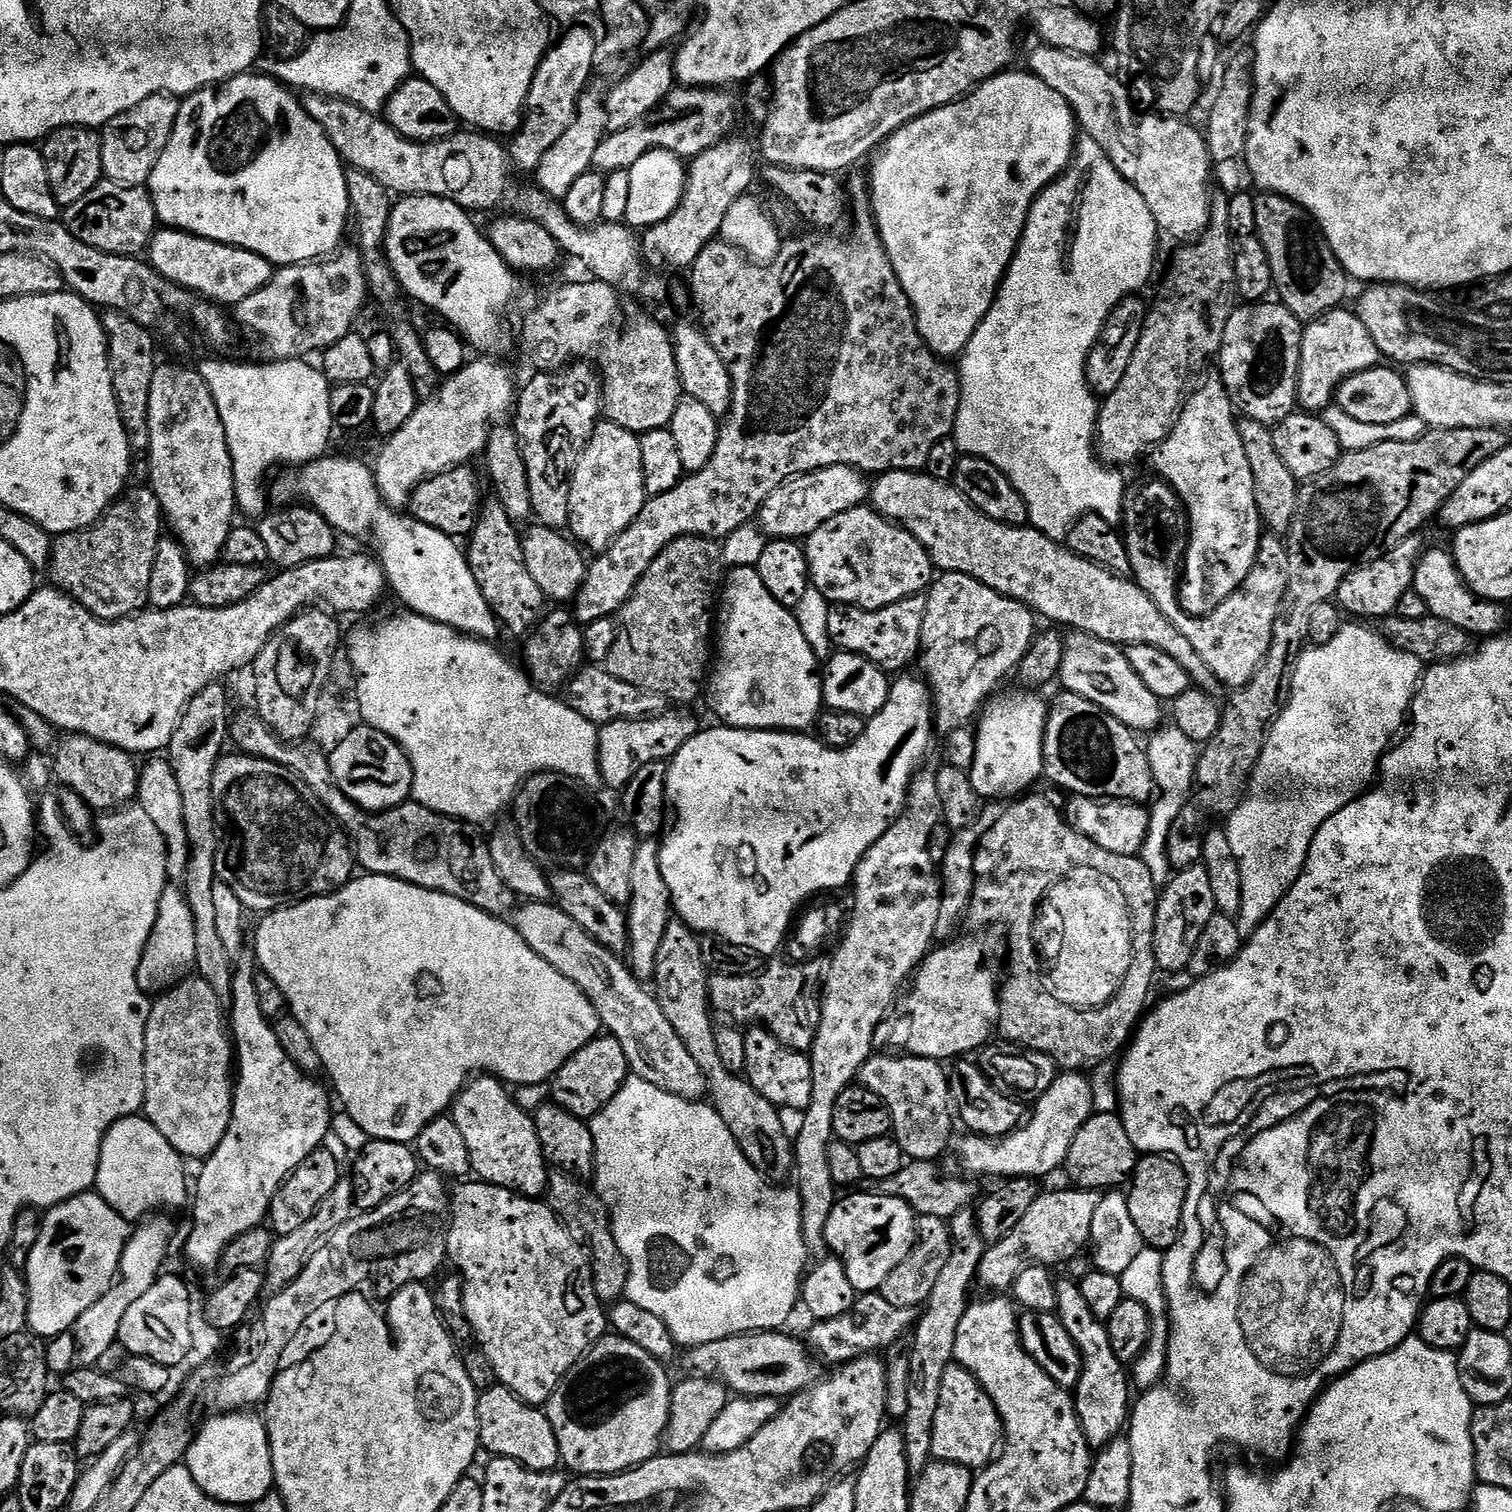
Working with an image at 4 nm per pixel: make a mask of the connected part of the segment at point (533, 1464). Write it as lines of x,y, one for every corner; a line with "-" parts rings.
493,1386
479,1393
476,1401
480,1447
493,1457
510,1458
530,1470
551,1472
561,1463
554,1426
539,1407
520,1400
508,1388

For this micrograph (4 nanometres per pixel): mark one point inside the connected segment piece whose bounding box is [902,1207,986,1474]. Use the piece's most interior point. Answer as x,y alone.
936,1329

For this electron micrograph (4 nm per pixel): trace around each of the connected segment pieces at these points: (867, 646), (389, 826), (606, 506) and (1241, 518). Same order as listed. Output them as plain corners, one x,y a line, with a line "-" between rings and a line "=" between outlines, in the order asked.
927,595
908,596
885,608
856,608
852,604
830,607
830,638
833,649
853,652
874,662
883,672
900,674
920,655
922,622
926,619
=
255,710
240,712
237,716
235,713
231,717
230,740
233,745
236,743
237,753
280,764
291,770
298,778
302,778
302,782
306,782
306,786
310,786
312,793
322,802
329,817
344,829
344,834
352,846
352,855
356,857
357,865
361,869
364,868
365,873
373,876
389,876
431,892
444,892
447,896
458,898
478,910
489,912
492,916
508,918
513,915
518,898
512,893
510,886
506,886
506,882
498,878
498,870
494,870
494,858
490,858
488,840
480,837
476,833
479,831
473,825
465,824
462,820
453,820
450,816
443,816
415,802
405,802
399,804
397,808
388,808
384,812
368,812
364,808
359,808
337,784
332,783
329,753
326,748
324,752
323,746
315,744
315,739
312,738
299,742
279,740
274,730
266,726
260,713
=
611,422
597,424
594,434
588,439
587,446
580,453
580,461
576,463
576,469
572,472
570,518
568,519
568,528
571,535
585,549
593,548
593,553
602,553
634,523
638,514
644,509
645,503
646,493
644,490
644,475
642,474
640,436
=
1213,378
1184,401
1184,409
1176,419
1172,432
1151,453
1152,468
1157,477
1173,488
1184,503
1188,513
1188,553
1184,555
1184,570
1180,581
1180,605
1192,616
1210,614
1234,590
1246,582
1262,539
1262,521
1254,498
1254,474
1250,470
1250,458
1246,458
1246,446
1242,446
1242,434
1238,413
1228,397
1223,383

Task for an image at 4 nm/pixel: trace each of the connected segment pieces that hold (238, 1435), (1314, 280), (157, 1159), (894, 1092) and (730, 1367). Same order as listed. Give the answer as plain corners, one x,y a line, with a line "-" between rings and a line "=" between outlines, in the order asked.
232,1410
227,1414
220,1414
214,1420
208,1421
204,1429
195,1433
192,1445
183,1458
183,1463
194,1474
194,1482
208,1496
217,1498
235,1498
241,1505
247,1506
255,1500
264,1500
274,1488
274,1470
272,1469
272,1443
268,1441
268,1426
248,1410
=
1265,192
1256,196
1254,218
1256,235
1262,246
1266,246
1266,254
1270,258
1272,283
1275,295
1280,295
1277,296
1279,303
1288,307
1290,314
1302,322
1311,322
1328,312
1337,311
1348,292
1350,277
1311,214
1285,196
=
143,1114
135,1116
124,1116
114,1126
108,1128
107,1134
102,1142
102,1150
98,1158
98,1170
96,1171
95,1191
100,1193
103,1200
113,1210
123,1216
129,1222
140,1222
153,1214
163,1213
163,1208
180,1208
189,1203
190,1200
190,1176
184,1173
185,1157
162,1138
158,1126
154,1126
=
874,1054
865,1062
858,1077
863,1087
874,1090
882,1102
886,1102
886,1110
890,1110
892,1119
891,1135
895,1136
898,1146
902,1146
905,1157
909,1161
939,1161
939,1156
948,1148
948,1139
952,1136
952,1118
954,1122
954,1101
949,1088
949,1073
939,1060
907,1054
=
773,1330
771,1332
747,1332
746,1334
738,1334
737,1336
731,1336
730,1338
722,1338
718,1342
706,1342
702,1346
691,1349
687,1353
688,1364
692,1367
693,1373
707,1376
714,1380
719,1380
725,1388
728,1389
729,1393
735,1394
736,1396
774,1396
777,1398
791,1398
796,1395
797,1392
804,1391
805,1388
811,1388
818,1379
818,1373
816,1373
817,1361
814,1359
811,1351
803,1343
800,1344
792,1336
787,1336
787,1331
784,1330

